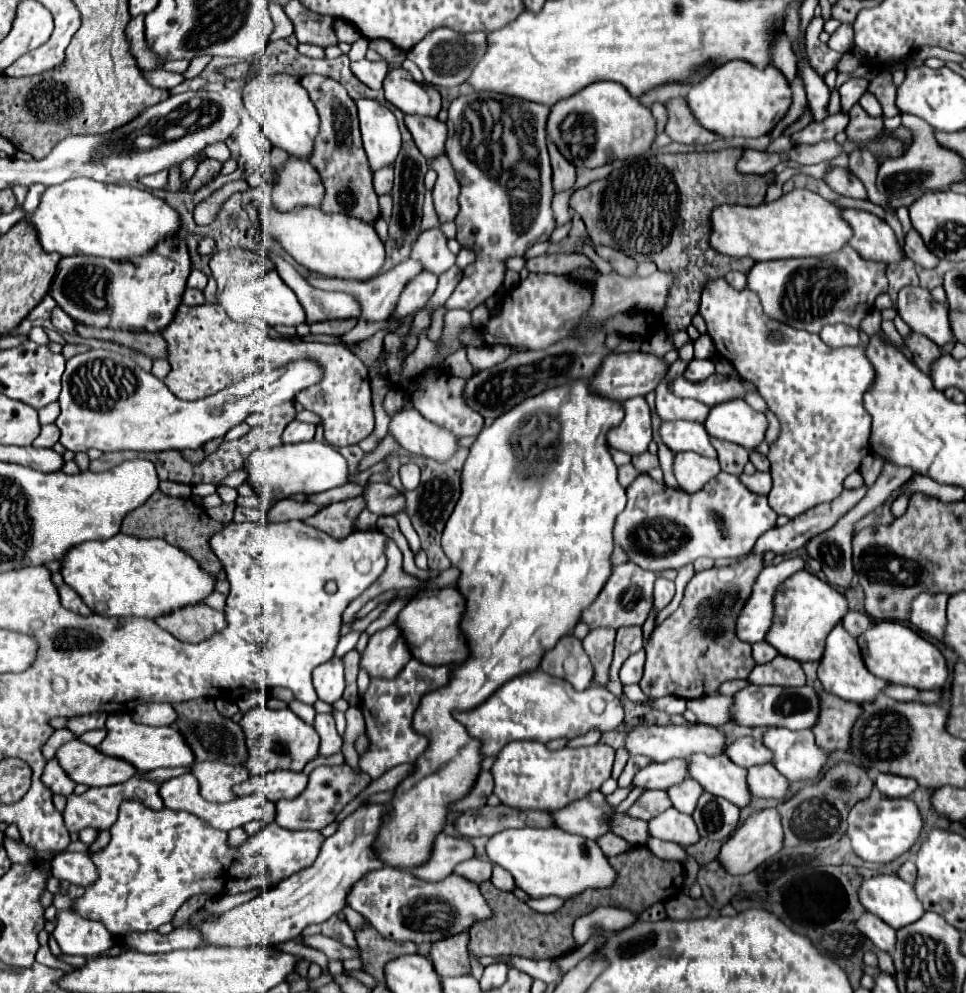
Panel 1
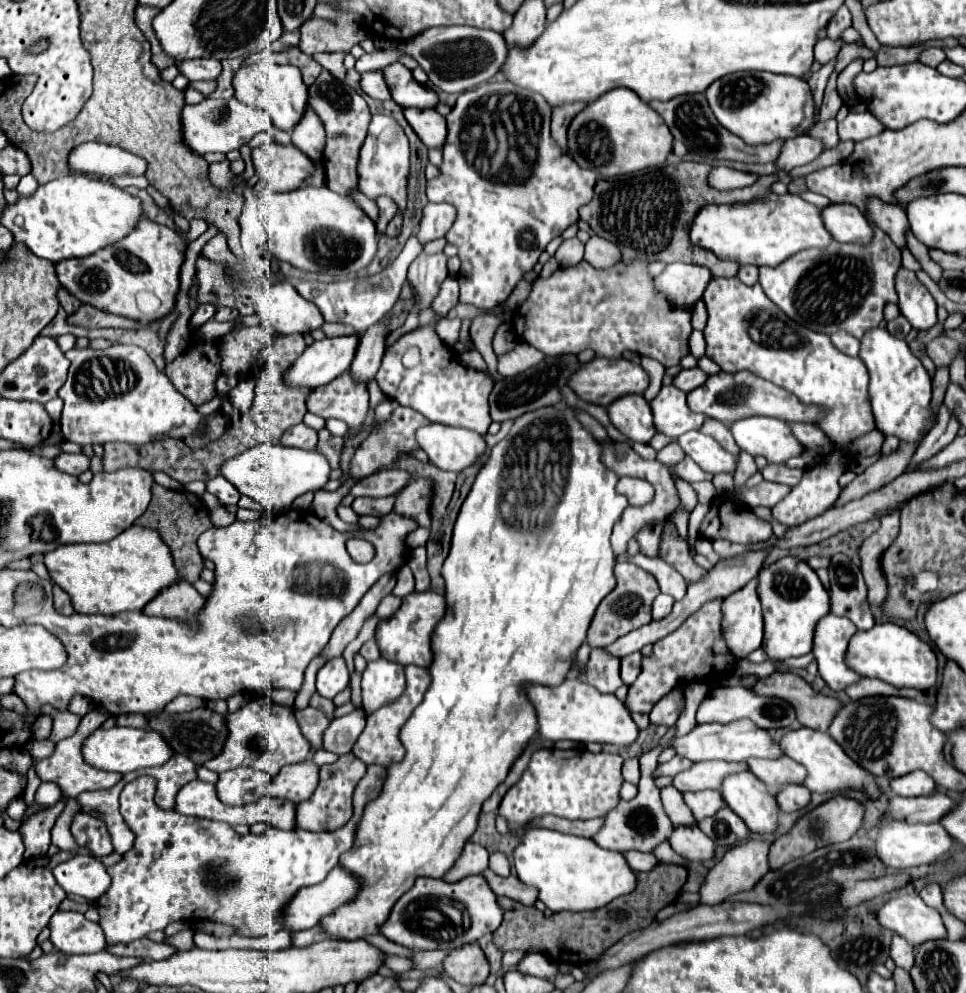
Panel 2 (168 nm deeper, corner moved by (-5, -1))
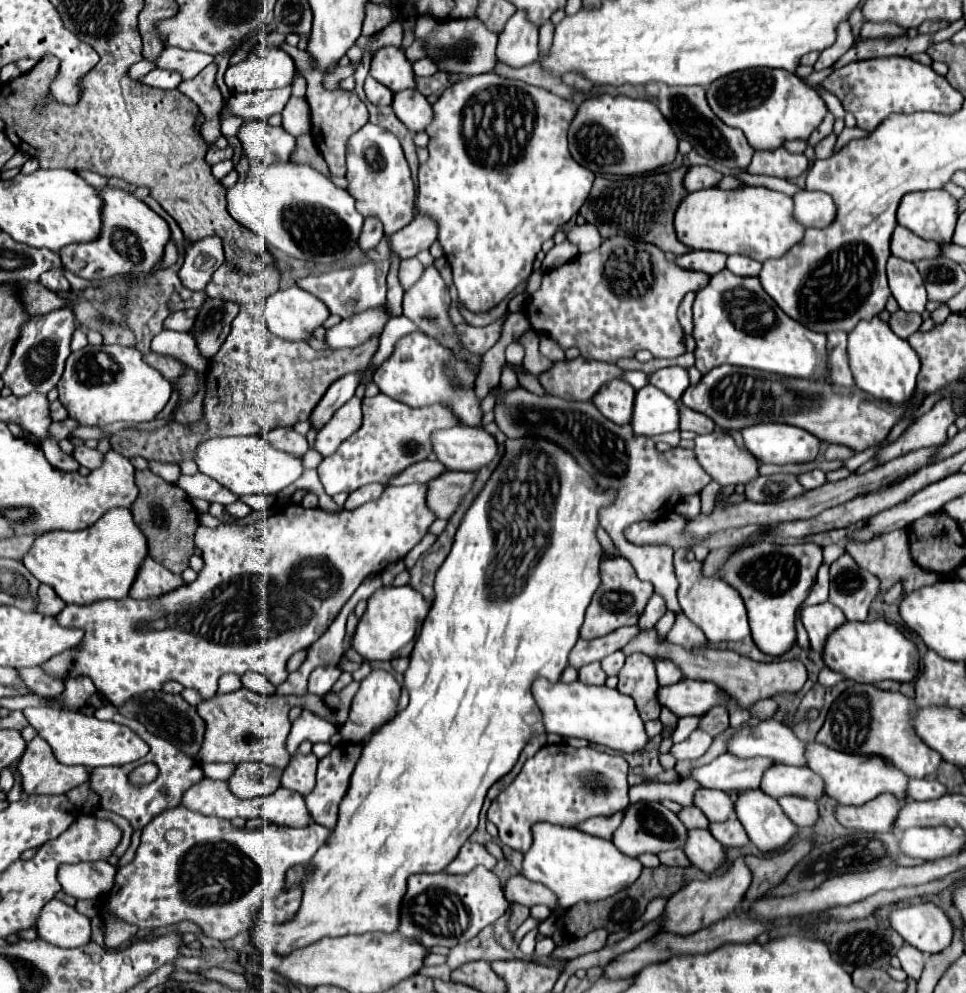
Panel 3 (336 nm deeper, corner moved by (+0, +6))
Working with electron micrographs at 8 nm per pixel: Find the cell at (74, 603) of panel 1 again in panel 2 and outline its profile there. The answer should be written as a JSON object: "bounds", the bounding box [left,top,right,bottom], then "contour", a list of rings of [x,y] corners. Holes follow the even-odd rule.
{"bounds":[54,587,74,615],"contour":[[[54,587],[54,609],[62,615],[72,615],[74,613],[68,595],[64,595],[64,591],[60,591],[60,587]]]}

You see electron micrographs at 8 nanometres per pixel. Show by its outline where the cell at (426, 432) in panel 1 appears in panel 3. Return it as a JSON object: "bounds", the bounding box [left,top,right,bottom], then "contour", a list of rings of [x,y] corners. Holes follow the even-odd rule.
{"bounds":[431,426,497,472],"contour":[[[453,426],[431,434],[437,460],[449,470],[475,472],[489,464],[497,454],[495,438],[483,428]]]}

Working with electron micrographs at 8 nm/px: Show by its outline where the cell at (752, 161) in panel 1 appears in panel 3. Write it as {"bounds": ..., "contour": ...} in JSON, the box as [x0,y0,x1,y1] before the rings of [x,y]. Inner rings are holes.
{"bounds":[685,166,723,192],"contour":[[[693,166],[693,168],[689,168],[689,172],[685,176],[685,188],[689,192],[715,188],[721,178],[723,178],[723,174],[711,166]]]}

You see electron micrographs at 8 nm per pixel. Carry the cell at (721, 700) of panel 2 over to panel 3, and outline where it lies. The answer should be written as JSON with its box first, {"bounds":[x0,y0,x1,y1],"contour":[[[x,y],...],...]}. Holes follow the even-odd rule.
{"bounds":[659,680,779,728],"contour":[[[681,680],[673,686],[665,686],[665,688],[659,688],[659,704],[661,706],[667,706],[673,714],[677,714],[679,718],[681,716],[703,716],[707,714],[711,708],[715,706],[725,706],[725,710],[729,712],[729,718],[731,718],[731,726],[737,728],[741,726],[743,722],[747,722],[749,718],[773,718],[779,710],[777,702],[771,700],[771,698],[765,698],[765,700],[759,700],[755,702],[751,708],[739,708],[739,702],[735,698],[731,698],[731,694],[727,694],[725,690],[719,690],[717,684],[713,682],[703,682],[703,680]]]}

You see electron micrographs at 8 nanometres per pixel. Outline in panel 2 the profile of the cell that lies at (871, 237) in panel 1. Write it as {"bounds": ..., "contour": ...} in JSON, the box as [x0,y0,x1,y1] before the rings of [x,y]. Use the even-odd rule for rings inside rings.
{"bounds":[822,203,872,243],"contour":[[[830,203],[822,209],[822,221],[832,239],[840,243],[868,243],[872,239],[872,227],[854,205]]]}

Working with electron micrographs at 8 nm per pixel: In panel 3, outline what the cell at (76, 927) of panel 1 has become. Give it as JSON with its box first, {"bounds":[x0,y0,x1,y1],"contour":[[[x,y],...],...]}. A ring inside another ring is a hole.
{"bounds":[37,898,91,948],"contour":[[[53,898],[37,920],[39,938],[59,948],[77,948],[91,942],[91,920],[73,906]]]}

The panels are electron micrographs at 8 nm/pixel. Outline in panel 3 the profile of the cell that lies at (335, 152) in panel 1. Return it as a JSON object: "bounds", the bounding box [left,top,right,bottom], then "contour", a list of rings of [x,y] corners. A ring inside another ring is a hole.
{"bounds":[281,42,369,176],"contour":[[[287,42],[281,48],[295,60],[297,70],[307,80],[307,102],[311,106],[311,124],[313,124],[311,134],[313,134],[313,140],[315,140],[317,148],[321,150],[321,154],[323,154],[323,158],[325,158],[325,162],[329,166],[331,176],[345,176],[345,172],[347,172],[347,166],[345,166],[345,146],[347,146],[349,136],[355,134],[361,126],[367,124],[367,120],[369,120],[367,106],[359,100],[359,96],[355,92],[349,92],[349,90],[343,90],[343,88],[327,90],[323,86],[325,72],[319,72],[315,68],[315,58],[309,52],[293,48]]]}

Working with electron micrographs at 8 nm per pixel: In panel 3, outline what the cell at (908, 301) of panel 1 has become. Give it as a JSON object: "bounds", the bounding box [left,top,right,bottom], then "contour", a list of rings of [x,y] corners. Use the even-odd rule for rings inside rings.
{"bounds":[887,256,927,314],"contour":[[[891,256],[887,262],[887,278],[893,298],[899,302],[901,310],[917,312],[917,314],[925,312],[927,292],[923,288],[923,280],[913,262]]]}

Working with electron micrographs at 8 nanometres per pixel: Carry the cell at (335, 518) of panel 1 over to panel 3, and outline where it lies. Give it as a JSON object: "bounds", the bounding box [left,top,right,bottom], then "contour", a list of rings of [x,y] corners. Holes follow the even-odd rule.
{"bounds":[345,484,385,510],"contour":[[[367,484],[367,486],[361,486],[359,490],[355,490],[355,492],[349,494],[349,498],[345,502],[345,508],[347,510],[355,510],[355,508],[359,508],[359,506],[371,502],[371,500],[377,500],[383,494],[383,490],[385,490],[383,484]]]}

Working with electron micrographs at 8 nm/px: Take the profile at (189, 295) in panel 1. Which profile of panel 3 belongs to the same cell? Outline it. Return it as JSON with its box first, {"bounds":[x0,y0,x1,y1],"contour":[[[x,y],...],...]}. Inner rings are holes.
{"bounds":[165,308,199,332],"contour":[[[191,308],[191,310],[179,310],[175,312],[171,318],[165,320],[165,328],[167,330],[177,330],[177,332],[189,332],[197,320],[199,310]]]}

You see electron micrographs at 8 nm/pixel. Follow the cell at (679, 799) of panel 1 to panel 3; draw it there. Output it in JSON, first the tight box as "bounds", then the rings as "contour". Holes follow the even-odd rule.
{"bounds":[693,788,735,822],"contour":[[[699,788],[693,796],[695,806],[703,810],[703,814],[709,818],[709,822],[723,822],[733,816],[735,806],[727,792],[723,790],[705,790]]]}

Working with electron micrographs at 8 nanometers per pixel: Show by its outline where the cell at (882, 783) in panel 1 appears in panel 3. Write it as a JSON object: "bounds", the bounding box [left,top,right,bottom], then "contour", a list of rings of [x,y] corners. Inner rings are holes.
{"bounds":[907,778,947,800],"contour":[[[909,778],[907,782],[907,796],[911,800],[933,800],[947,794],[947,788],[939,784],[937,780],[925,780],[925,778]]]}

